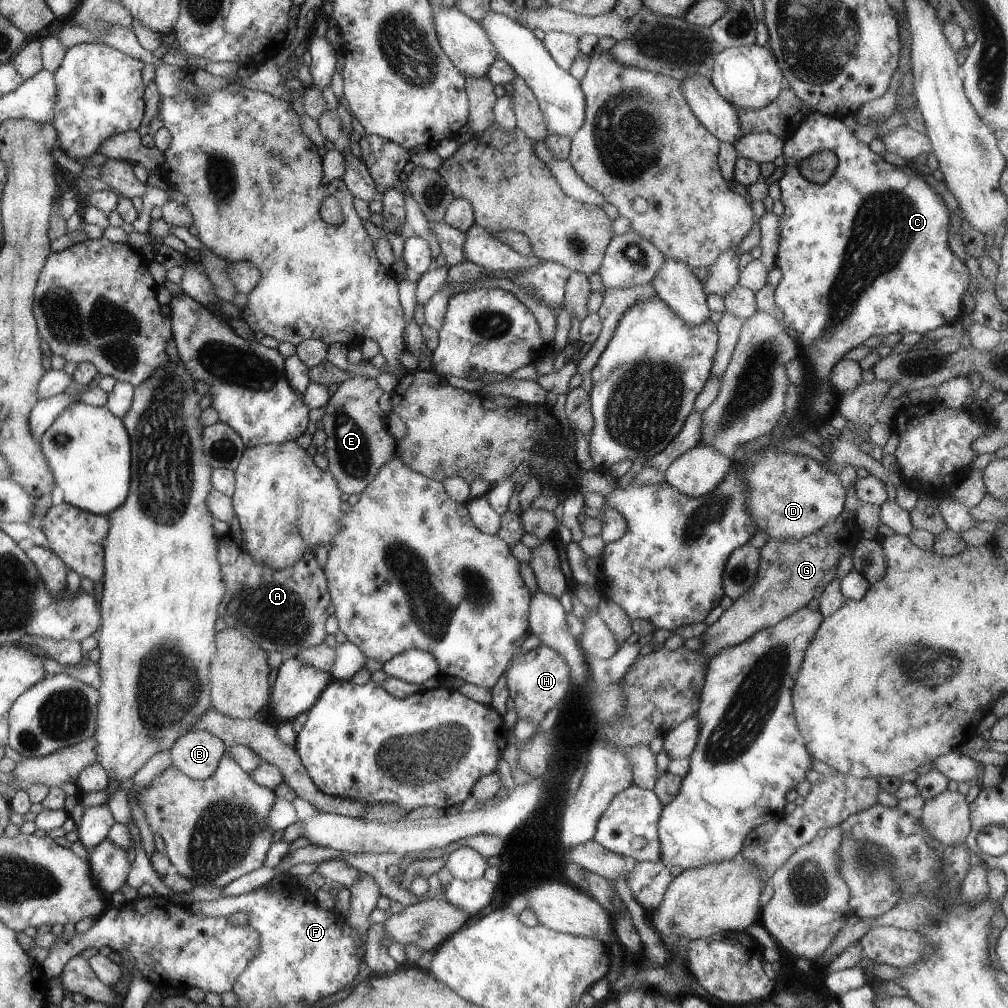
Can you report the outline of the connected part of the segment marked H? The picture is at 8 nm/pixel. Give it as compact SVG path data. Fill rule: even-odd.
M545 644L528 652L516 652L505 672L506 686L510 698L514 700L517 718L533 722L538 726L549 710L568 699L569 691L572 688L567 660Z

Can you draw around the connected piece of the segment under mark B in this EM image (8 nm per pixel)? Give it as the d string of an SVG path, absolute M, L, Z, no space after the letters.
M188 731L170 749L174 766L189 777L204 780L216 772L226 748L220 737L208 731Z

